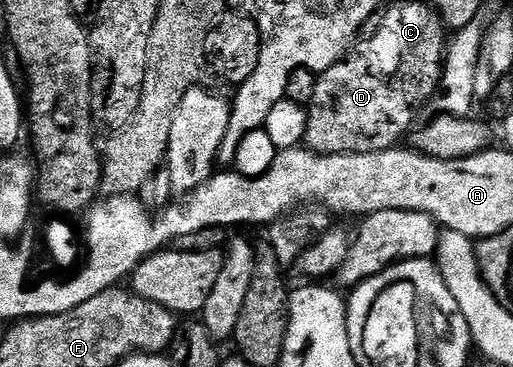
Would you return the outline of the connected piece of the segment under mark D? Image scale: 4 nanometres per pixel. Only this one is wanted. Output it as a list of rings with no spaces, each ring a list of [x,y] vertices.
[[[345,56],[319,73],[314,98],[308,108],[304,144],[320,156],[381,152],[397,147],[403,141],[400,139],[409,135],[420,111],[417,104],[396,104],[388,80],[380,80],[380,72],[376,72],[376,60],[356,60],[356,56]]]

